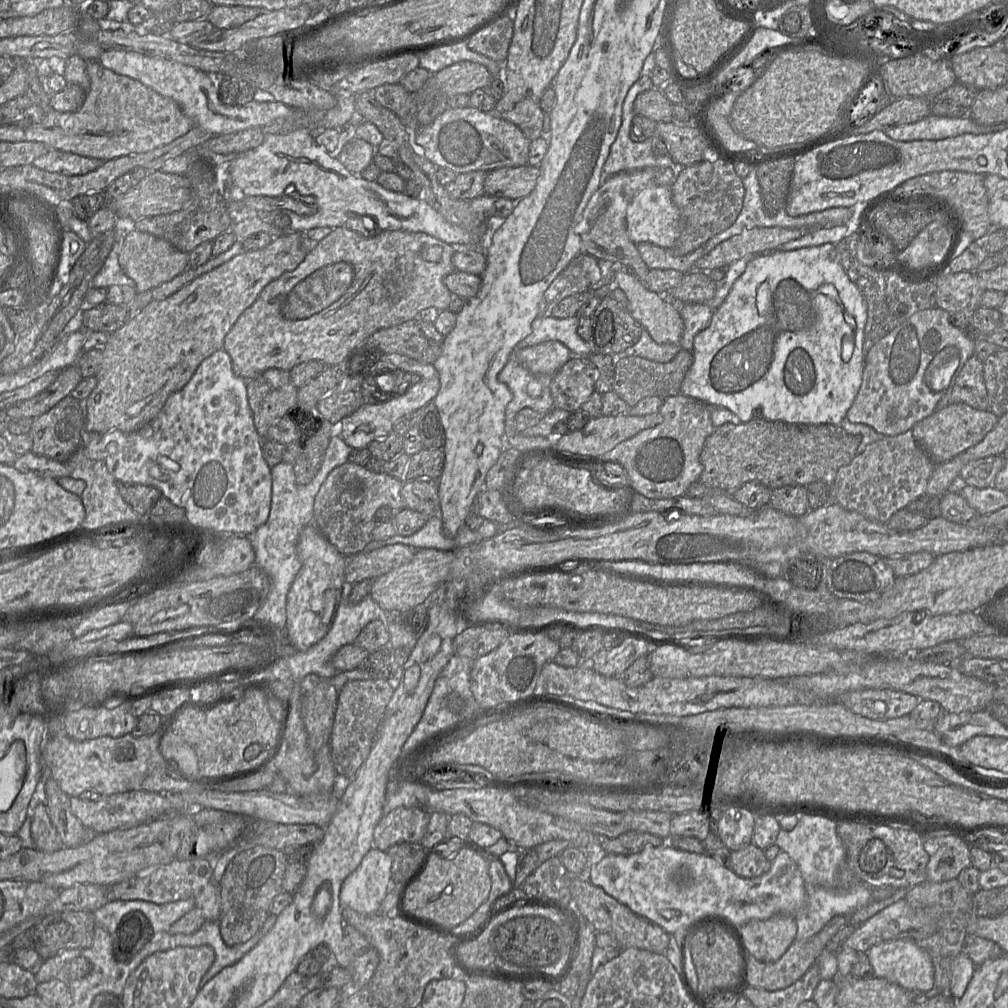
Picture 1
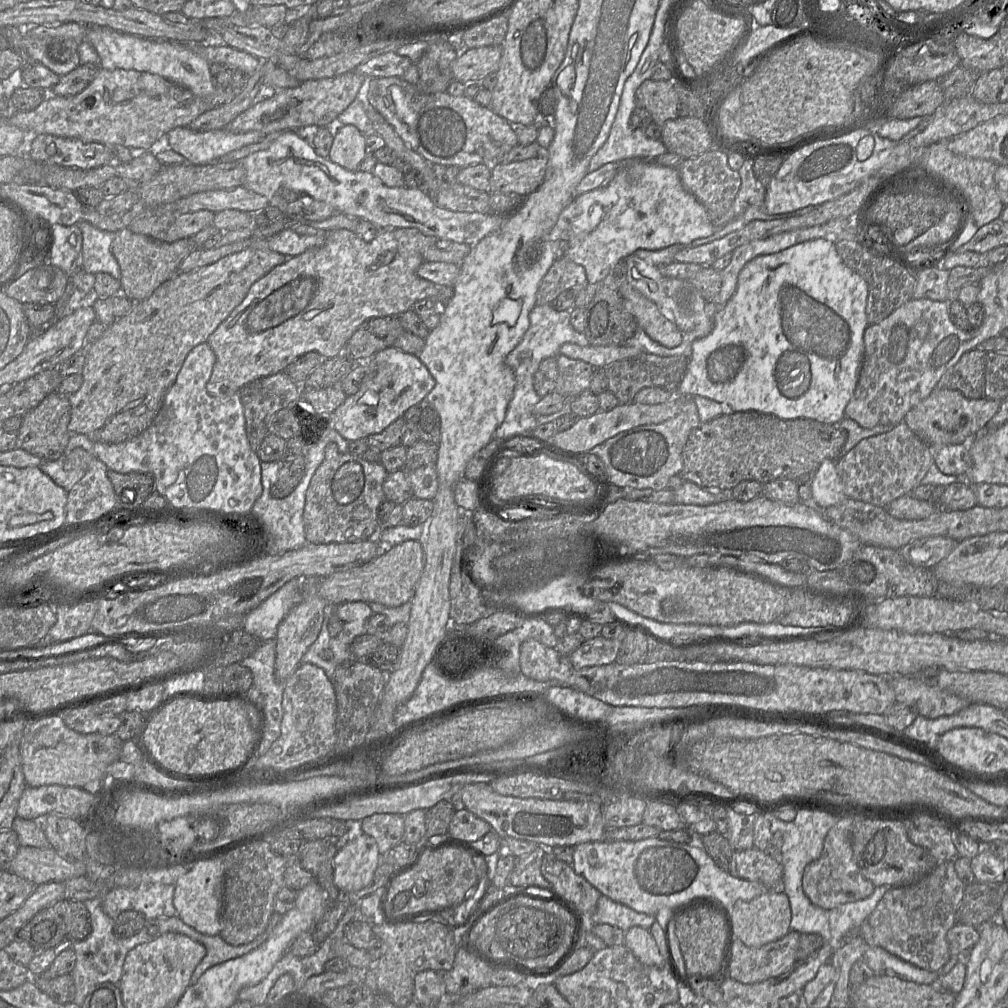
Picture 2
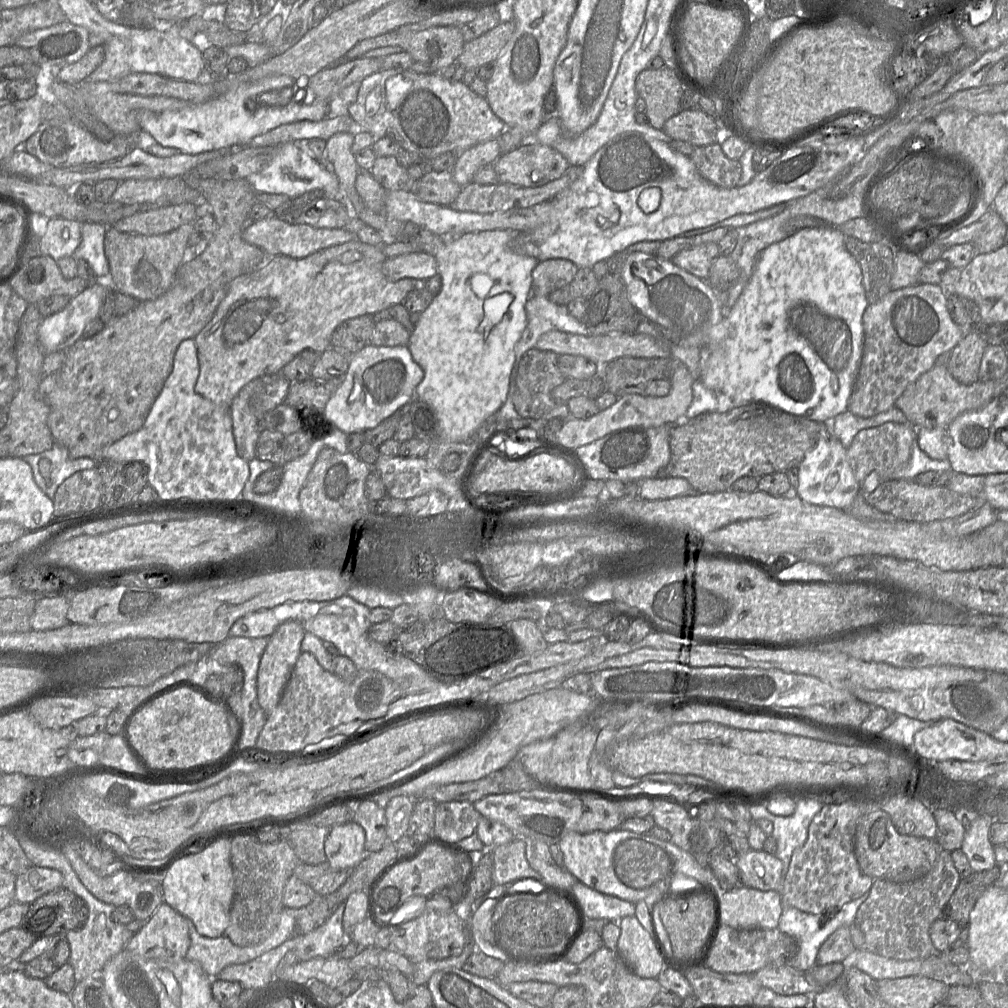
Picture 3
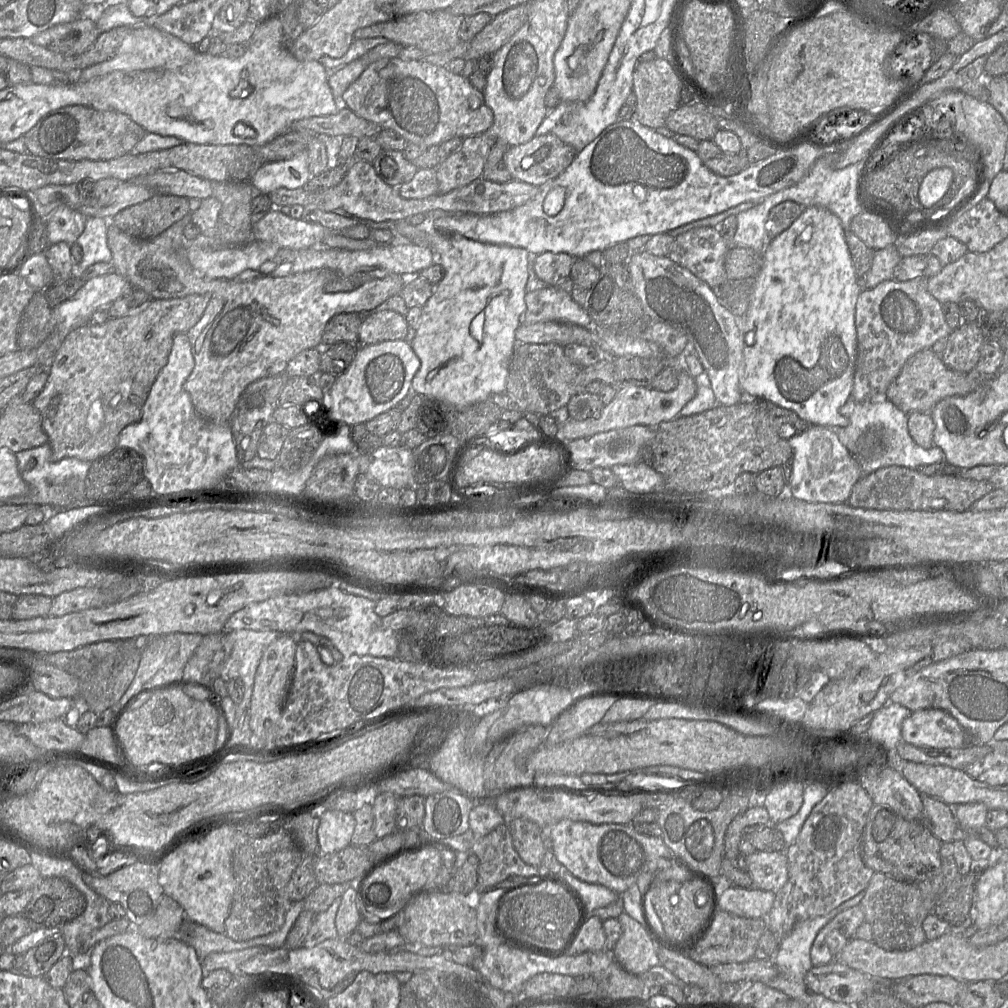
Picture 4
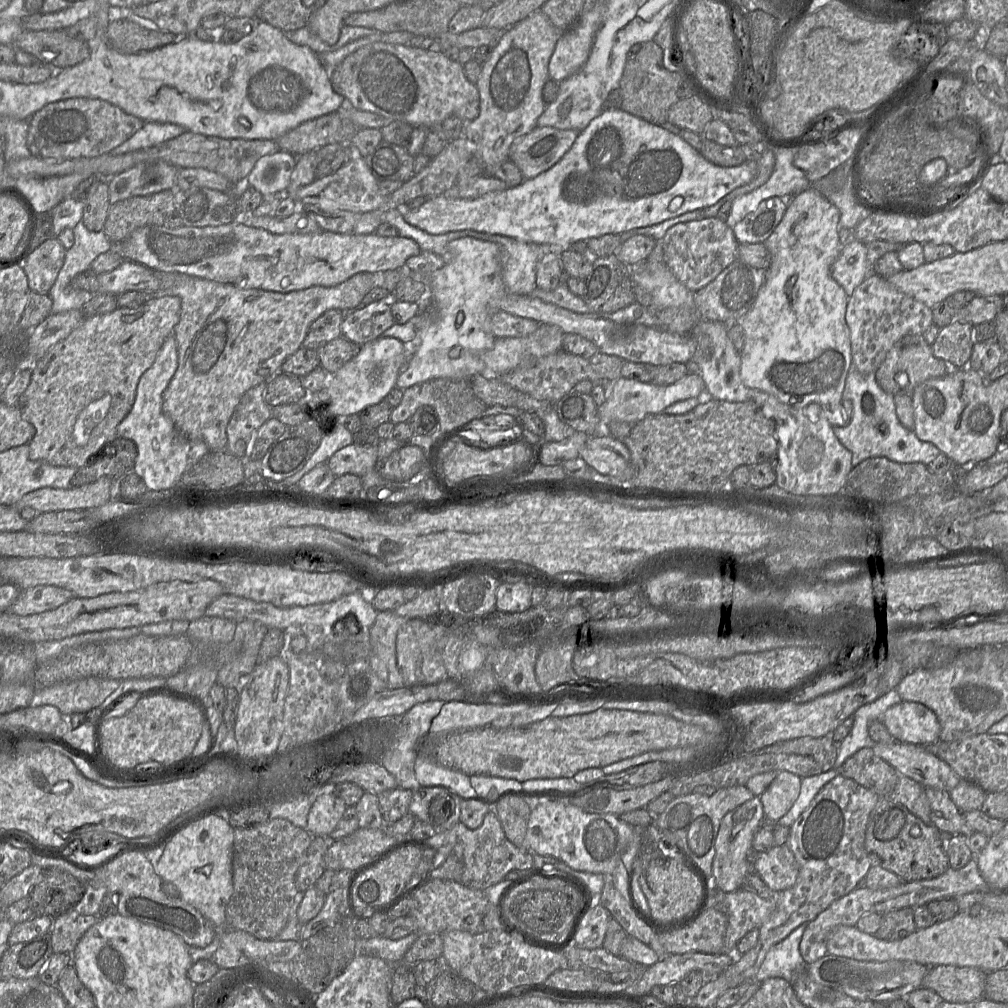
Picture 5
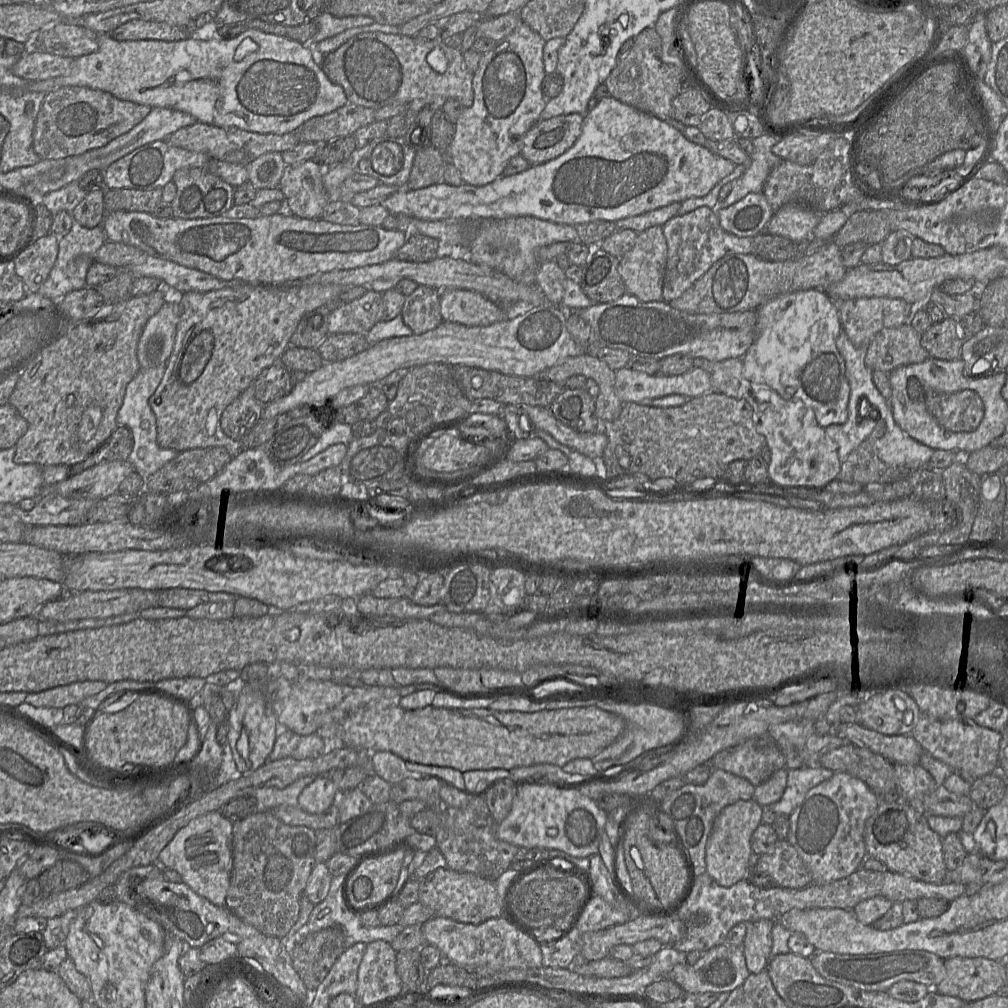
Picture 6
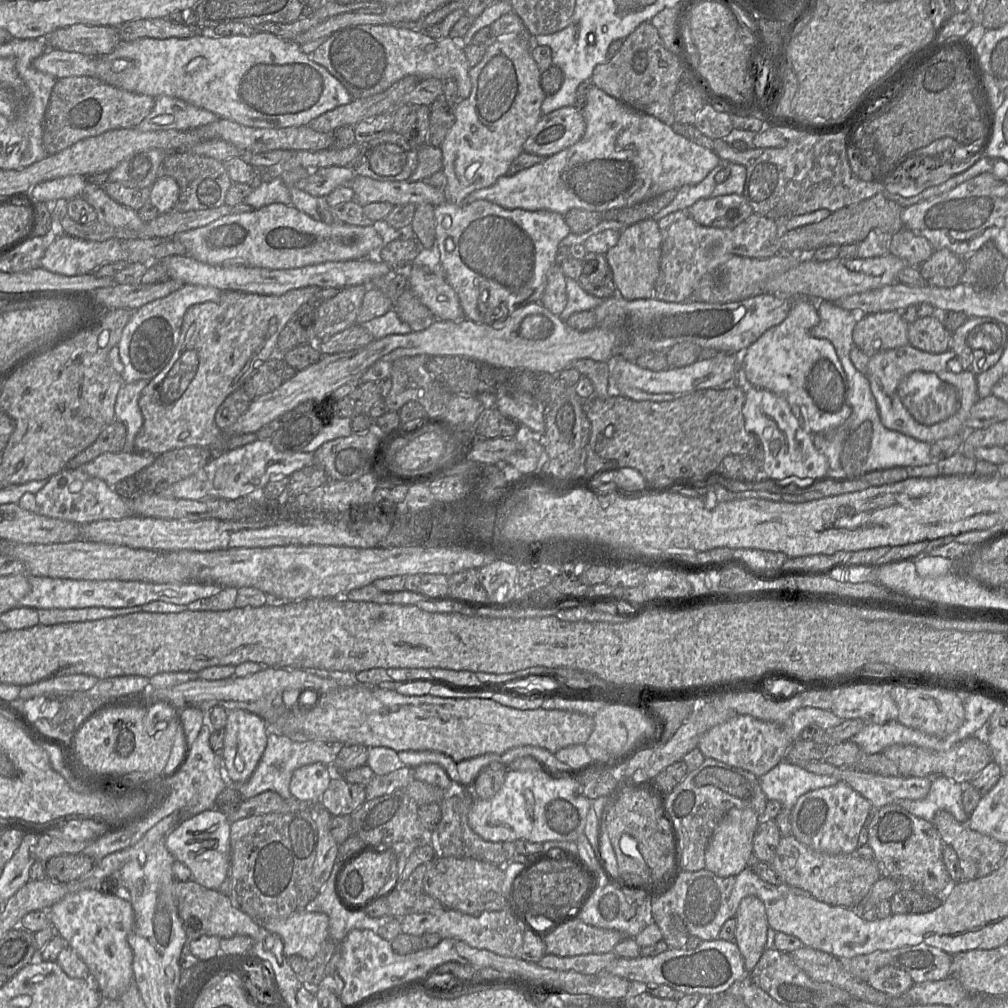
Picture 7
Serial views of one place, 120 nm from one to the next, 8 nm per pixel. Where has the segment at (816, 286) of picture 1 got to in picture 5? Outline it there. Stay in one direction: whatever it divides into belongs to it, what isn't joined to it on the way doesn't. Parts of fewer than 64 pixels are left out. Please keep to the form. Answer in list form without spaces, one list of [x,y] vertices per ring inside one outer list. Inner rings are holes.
[[[807,189],[790,198],[781,222],[764,242],[771,255],[766,280],[751,309],[740,319],[744,330],[741,349],[744,384],[770,393],[794,408],[816,403],[833,427],[847,426],[852,417],[852,403],[843,399],[852,364],[850,329],[845,320],[849,296],[831,275],[831,267],[843,246],[839,229],[839,209],[818,191]]]

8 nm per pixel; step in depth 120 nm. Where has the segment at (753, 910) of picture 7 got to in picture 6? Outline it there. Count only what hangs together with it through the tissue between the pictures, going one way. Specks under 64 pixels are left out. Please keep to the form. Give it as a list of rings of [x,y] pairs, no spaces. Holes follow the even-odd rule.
[[[769,919],[747,923],[742,951],[751,974],[765,970],[770,961],[773,925],[774,920]]]

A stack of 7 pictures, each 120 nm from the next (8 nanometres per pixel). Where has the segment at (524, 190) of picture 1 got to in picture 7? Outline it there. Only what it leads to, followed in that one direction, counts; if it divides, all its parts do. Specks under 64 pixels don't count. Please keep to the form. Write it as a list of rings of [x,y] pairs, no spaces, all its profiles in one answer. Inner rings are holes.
[[[575,106],[559,108],[540,117],[523,151],[548,158],[578,142],[585,130],[581,110]]]

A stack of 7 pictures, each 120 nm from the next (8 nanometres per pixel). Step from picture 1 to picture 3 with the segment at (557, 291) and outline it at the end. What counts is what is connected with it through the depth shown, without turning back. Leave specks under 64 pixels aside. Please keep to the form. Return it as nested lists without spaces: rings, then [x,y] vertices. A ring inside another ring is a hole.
[[[566,259],[539,261],[532,271],[531,296],[548,297],[550,293],[567,284],[571,284],[579,267]]]

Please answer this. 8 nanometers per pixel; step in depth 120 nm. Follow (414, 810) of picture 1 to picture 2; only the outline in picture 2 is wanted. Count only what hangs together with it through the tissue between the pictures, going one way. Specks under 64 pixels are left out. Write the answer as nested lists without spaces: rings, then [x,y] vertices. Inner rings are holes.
[[[378,813],[356,823],[357,829],[375,839],[379,852],[385,855],[396,844],[403,841],[404,815]]]

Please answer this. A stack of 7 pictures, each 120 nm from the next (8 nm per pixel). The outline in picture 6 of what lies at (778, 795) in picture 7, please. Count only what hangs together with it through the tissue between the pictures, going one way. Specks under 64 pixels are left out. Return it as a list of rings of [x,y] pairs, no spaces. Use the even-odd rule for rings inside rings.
[[[824,767],[788,769],[787,786],[782,798],[769,806],[776,815],[790,816],[805,799],[807,792],[832,778],[834,772]]]

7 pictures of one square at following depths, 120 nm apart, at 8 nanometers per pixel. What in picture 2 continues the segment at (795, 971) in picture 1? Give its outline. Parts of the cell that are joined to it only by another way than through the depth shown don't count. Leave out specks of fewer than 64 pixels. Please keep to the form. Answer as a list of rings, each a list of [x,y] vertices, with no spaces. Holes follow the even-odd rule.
[[[790,931],[782,938],[755,948],[734,937],[729,976],[751,984],[777,977],[798,961],[801,933]]]

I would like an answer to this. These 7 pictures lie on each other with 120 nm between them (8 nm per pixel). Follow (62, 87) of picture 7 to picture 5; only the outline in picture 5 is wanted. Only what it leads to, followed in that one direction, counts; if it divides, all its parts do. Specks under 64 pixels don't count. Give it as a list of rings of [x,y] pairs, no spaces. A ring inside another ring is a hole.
[[[70,98],[45,105],[29,119],[27,147],[39,158],[77,159],[109,154],[140,130],[144,121],[100,99]]]

